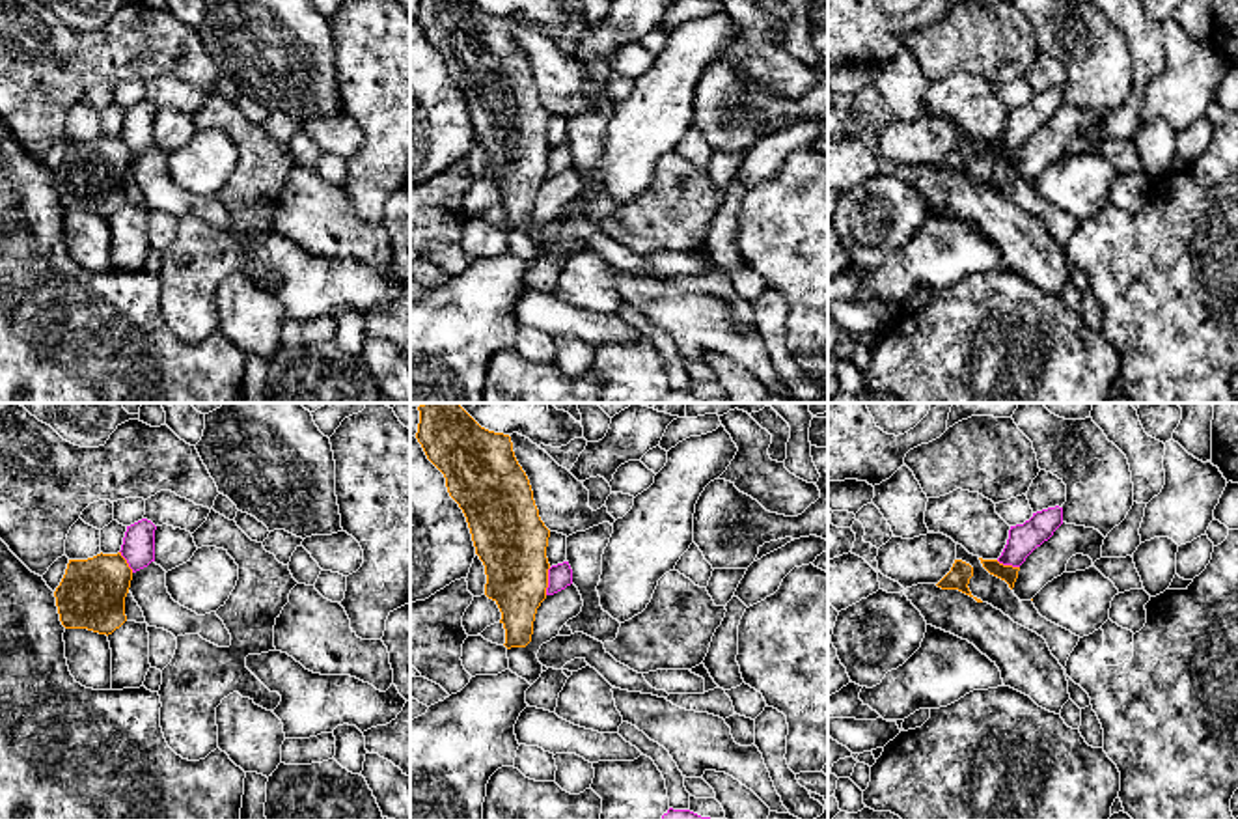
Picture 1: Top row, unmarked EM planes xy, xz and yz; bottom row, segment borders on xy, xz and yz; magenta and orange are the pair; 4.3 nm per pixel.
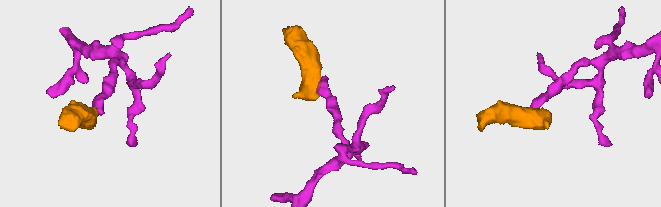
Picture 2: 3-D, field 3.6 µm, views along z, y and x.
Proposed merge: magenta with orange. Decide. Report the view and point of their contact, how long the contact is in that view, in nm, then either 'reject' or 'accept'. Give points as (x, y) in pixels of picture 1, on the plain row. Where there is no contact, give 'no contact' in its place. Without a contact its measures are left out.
xz (549, 163) | 120 nm | reject

